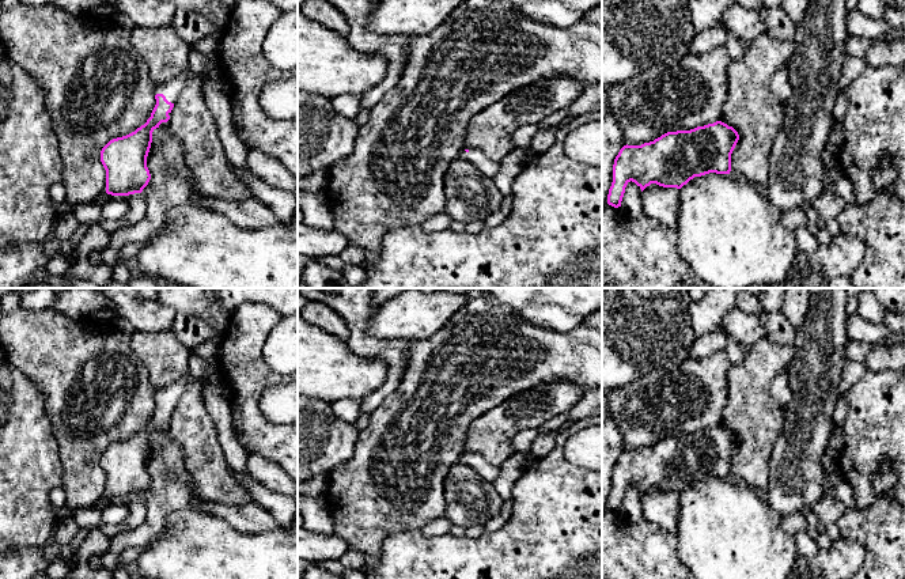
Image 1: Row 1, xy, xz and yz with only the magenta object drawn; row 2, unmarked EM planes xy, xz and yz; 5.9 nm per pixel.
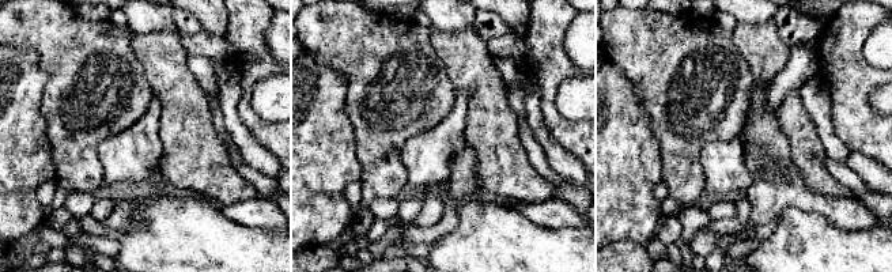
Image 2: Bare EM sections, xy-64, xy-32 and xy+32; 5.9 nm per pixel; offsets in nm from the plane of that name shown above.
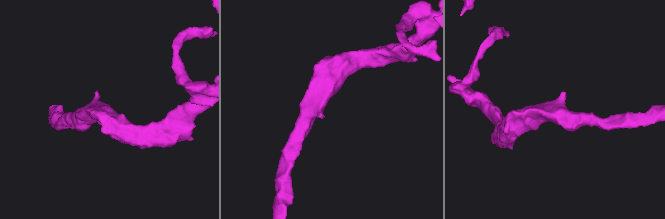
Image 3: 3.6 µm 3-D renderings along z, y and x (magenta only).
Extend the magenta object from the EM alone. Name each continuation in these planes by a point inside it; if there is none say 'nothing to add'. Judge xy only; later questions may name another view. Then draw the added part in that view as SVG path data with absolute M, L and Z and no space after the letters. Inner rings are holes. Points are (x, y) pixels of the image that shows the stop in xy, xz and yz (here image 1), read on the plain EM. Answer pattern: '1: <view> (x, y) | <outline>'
1: xy (199, 369) | M192 355L189 359L188 375L166 389L156 390L155 400L163 398L168 406L175 409L179 398L185 393L186 385L189 382L205 383L208 374L216 367L217 363Z

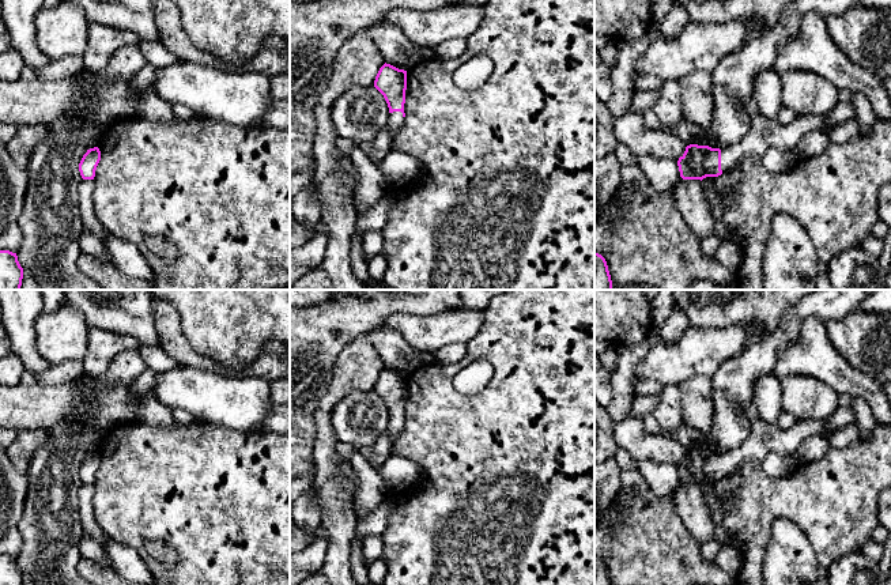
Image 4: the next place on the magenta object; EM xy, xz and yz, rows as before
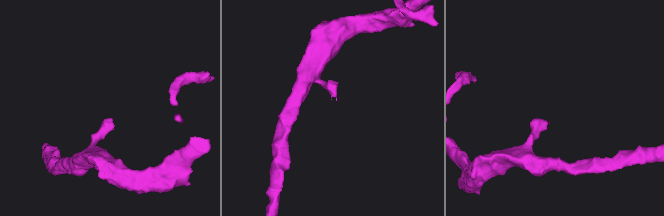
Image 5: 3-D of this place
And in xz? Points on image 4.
1: xz (395, 427) | M393 416L389 419L388 423L388 433L390 434L392 439L396 439L404 429L404 422L401 416Z

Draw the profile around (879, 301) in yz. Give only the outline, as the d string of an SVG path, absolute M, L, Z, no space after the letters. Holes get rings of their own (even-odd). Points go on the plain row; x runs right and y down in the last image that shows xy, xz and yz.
M875 290L867 294L858 310L871 313L891 313L891 290Z

